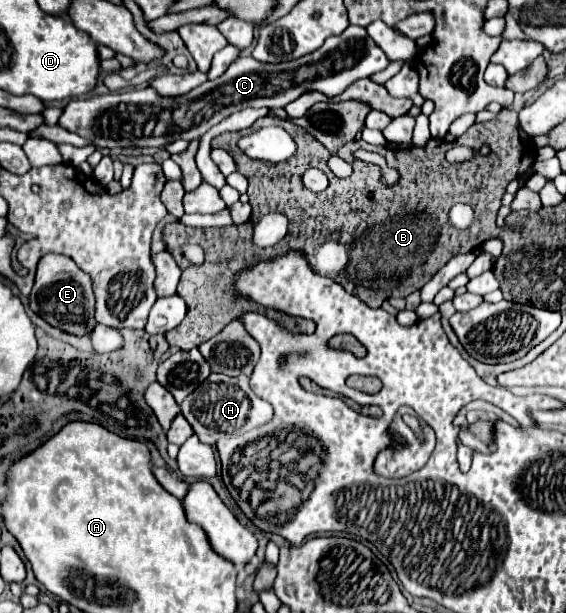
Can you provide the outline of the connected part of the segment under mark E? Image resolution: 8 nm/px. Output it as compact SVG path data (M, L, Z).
M44 255L38 263L36 283L30 293L30 309L40 315L46 323L52 327L58 327L64 333L70 335L90 335L94 327L98 325L94 319L94 293L92 293L92 281L90 277L80 271L74 261L66 255Z

